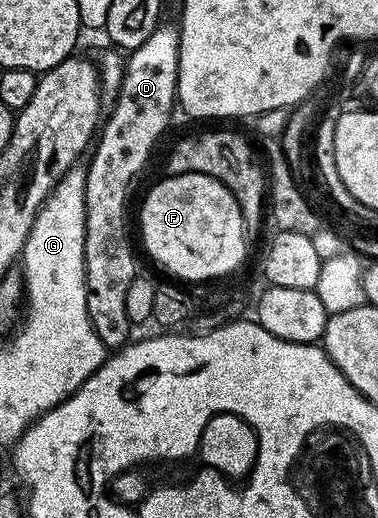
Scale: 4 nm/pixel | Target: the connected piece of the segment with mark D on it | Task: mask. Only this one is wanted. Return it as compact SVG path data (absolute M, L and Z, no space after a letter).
M162 21L143 45L128 52L121 72L117 104L110 115L108 112L85 167L87 317L91 317L91 325L107 349L120 349L131 339L127 288L139 274L139 267L133 260L133 247L129 244L129 190L148 165L153 146L168 129L173 107L175 111L180 44L180 26L176 22Z

